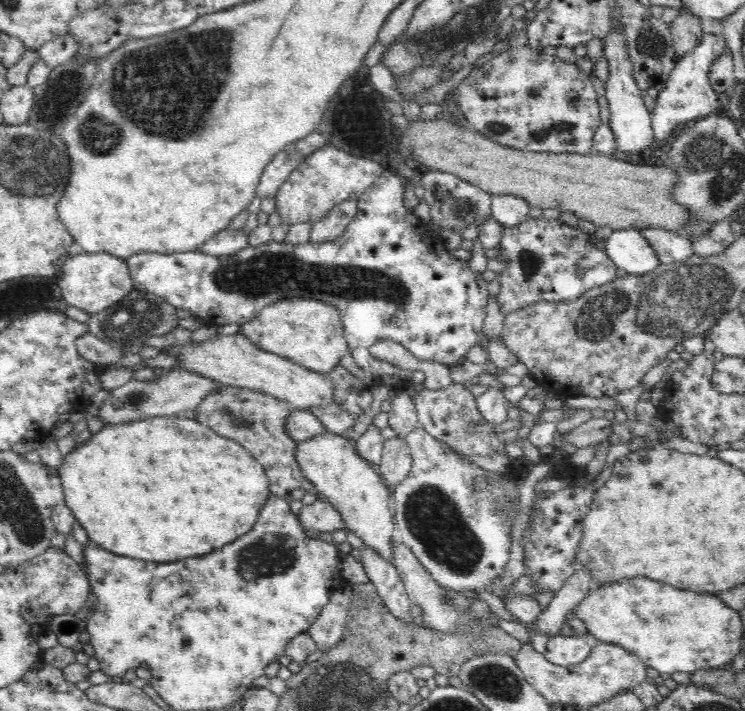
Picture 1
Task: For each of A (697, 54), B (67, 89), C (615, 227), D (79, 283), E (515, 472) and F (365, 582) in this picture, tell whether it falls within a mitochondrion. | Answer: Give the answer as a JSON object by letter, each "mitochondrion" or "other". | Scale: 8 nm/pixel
{"A":"other","B":"mitochondrion","C":"other","D":"other","E":"other","F":"other"}

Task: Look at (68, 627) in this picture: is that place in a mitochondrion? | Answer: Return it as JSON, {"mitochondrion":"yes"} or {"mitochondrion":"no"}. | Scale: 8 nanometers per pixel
{"mitochondrion":"no"}

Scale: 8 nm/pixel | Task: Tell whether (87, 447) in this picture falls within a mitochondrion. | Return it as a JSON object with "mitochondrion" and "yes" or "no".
{"mitochondrion":"no"}

